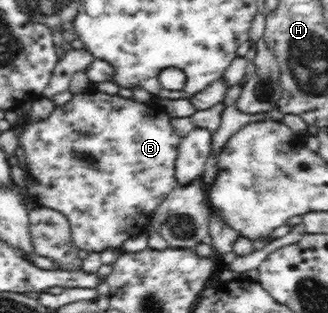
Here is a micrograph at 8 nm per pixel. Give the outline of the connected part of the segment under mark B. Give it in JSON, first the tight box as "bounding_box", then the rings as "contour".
{"bounding_box":[18,91,181,253],"contour":[[[96,91],[93,93],[73,94],[72,99],[68,103],[55,106],[52,113],[46,119],[29,122],[22,121],[24,127],[18,135],[18,141],[21,147],[20,150],[24,151],[28,173],[37,186],[33,192],[34,199],[38,206],[55,209],[67,216],[71,227],[71,236],[78,249],[95,251],[96,253],[101,253],[105,249],[121,249],[122,243],[128,237],[146,231],[154,210],[166,199],[166,196],[172,189],[177,188],[178,180],[176,180],[176,174],[174,174],[174,161],[176,161],[178,155],[178,145],[181,137],[176,134],[174,127],[170,124],[170,119],[171,116],[164,112],[157,113],[153,105],[141,104],[133,98],[122,98],[117,94],[109,95]]]}

